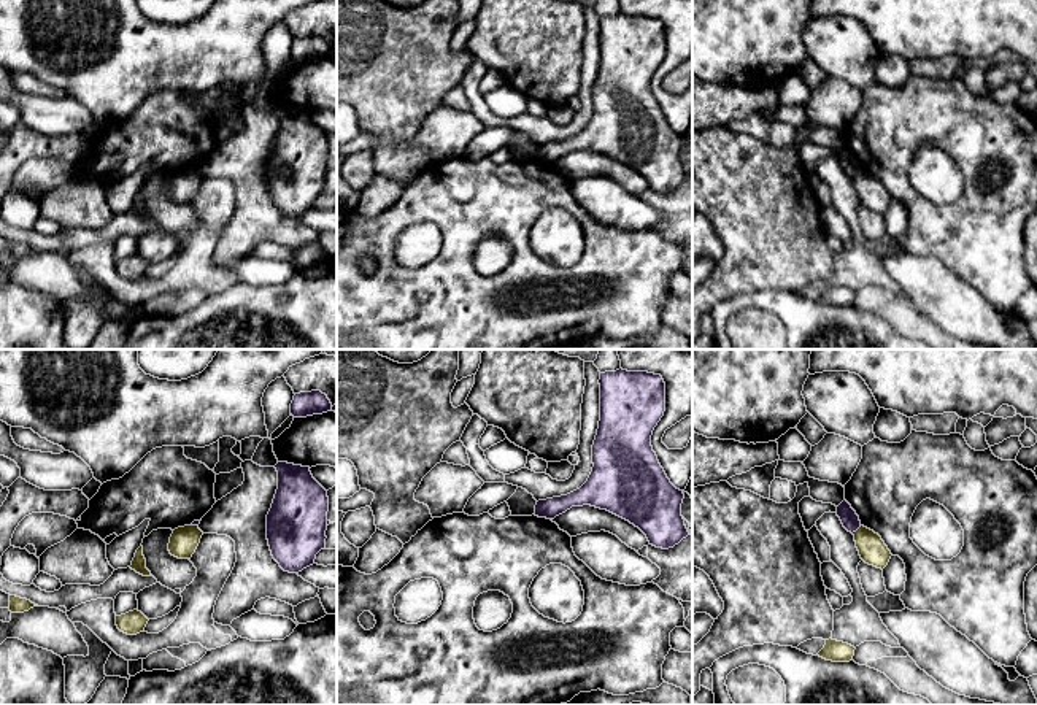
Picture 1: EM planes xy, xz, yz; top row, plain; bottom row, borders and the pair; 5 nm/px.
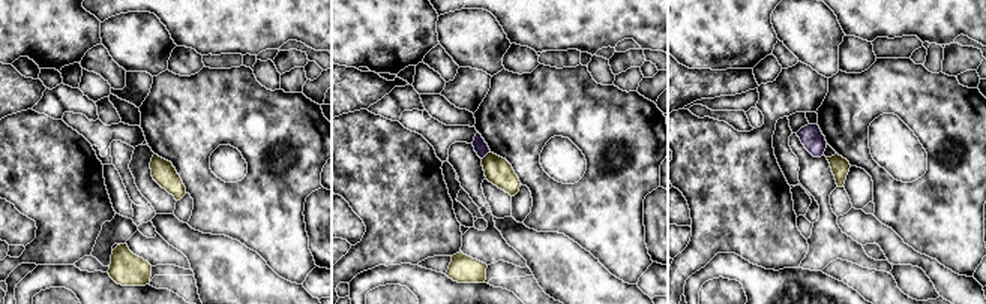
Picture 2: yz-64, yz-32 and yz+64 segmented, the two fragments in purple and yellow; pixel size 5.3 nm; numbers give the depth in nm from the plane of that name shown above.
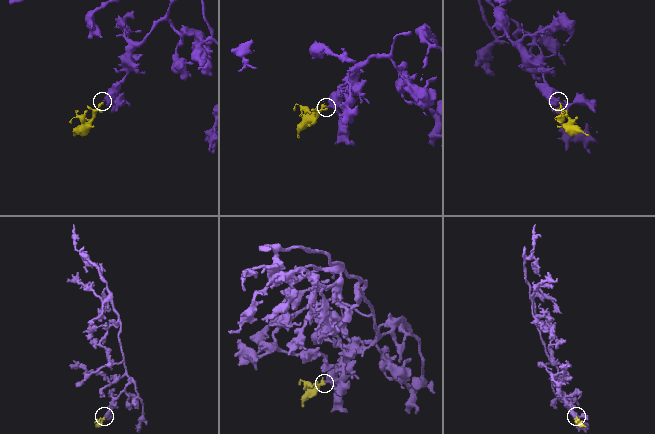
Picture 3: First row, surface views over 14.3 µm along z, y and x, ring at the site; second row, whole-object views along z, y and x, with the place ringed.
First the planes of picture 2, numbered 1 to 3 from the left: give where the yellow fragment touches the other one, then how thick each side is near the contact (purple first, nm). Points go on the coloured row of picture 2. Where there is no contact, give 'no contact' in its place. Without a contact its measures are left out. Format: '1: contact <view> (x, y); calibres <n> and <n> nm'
1: no contact
2: contact yz-32 (486, 153); calibres 80 and 150 nm
3: no contact

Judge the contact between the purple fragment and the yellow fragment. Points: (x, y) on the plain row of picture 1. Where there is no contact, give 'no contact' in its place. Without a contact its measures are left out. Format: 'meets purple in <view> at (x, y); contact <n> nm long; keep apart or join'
meets purple in yz at (856, 173); contact 70 nm long; keep apart

